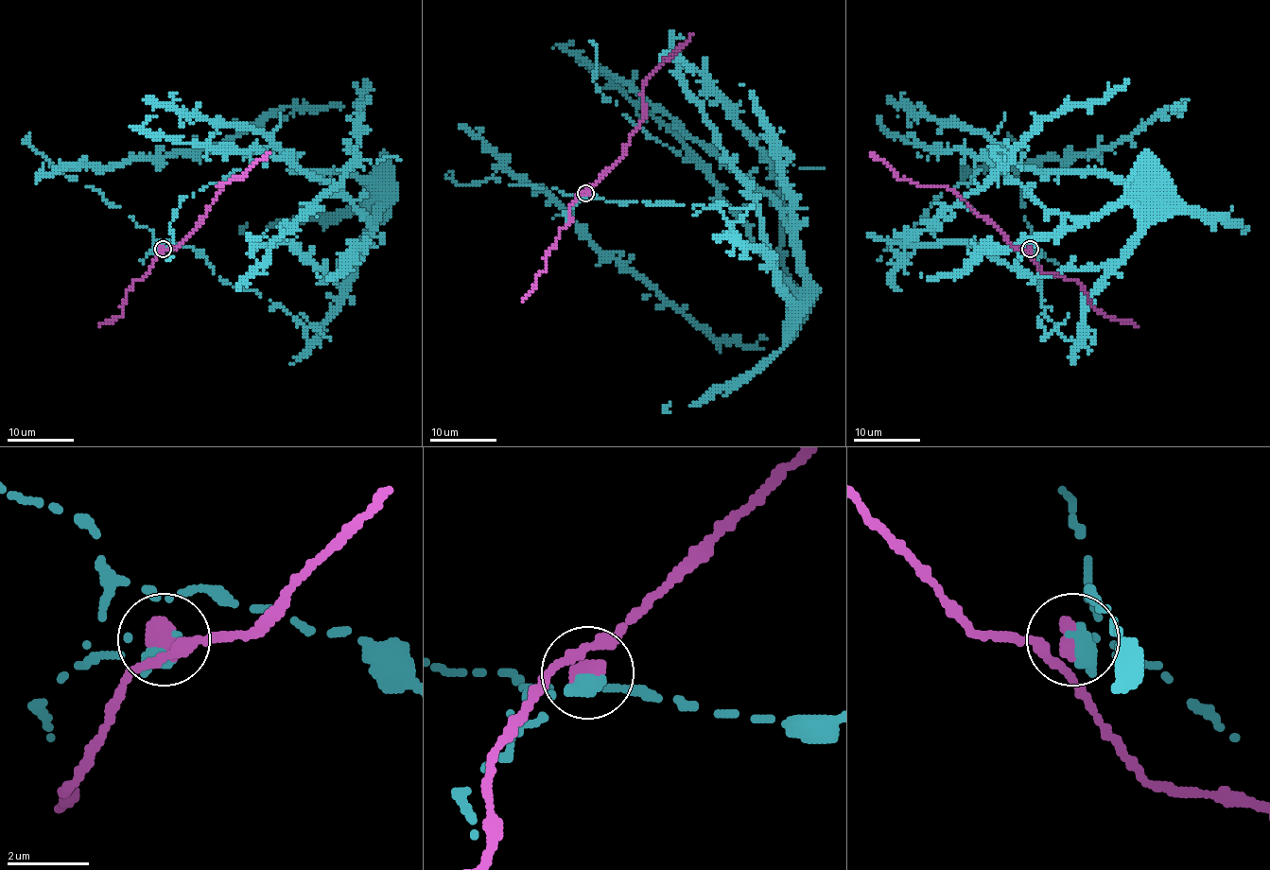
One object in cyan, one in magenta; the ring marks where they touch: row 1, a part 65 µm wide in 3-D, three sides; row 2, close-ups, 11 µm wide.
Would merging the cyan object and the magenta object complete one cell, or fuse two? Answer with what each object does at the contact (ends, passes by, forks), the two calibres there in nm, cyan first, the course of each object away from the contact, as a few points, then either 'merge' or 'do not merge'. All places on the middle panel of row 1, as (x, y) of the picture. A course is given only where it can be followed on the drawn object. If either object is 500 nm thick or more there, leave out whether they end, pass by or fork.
cyan passes by; magenta passes by; 360 nm thick on the cyan side, 320 nm on the other; cyan runs (585, 194), (620, 202), (714, 207), (742, 244), (760, 249), (773, 277), (794, 303), (806, 292); magenta runs (585, 194), (625, 152), (629, 137), (644, 117), (644, 81), (692, 33); do not merge

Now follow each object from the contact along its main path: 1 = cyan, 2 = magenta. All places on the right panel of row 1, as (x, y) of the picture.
1: (1030, 249), (1032, 240), (1044, 314), (1079, 340), (1086, 297), (1139, 231), (1129, 182)
2: (1030, 249), (1027, 252), (1015, 247), (953, 190), (945, 185), (918, 185), (900, 179), (883, 161), (870, 152)

